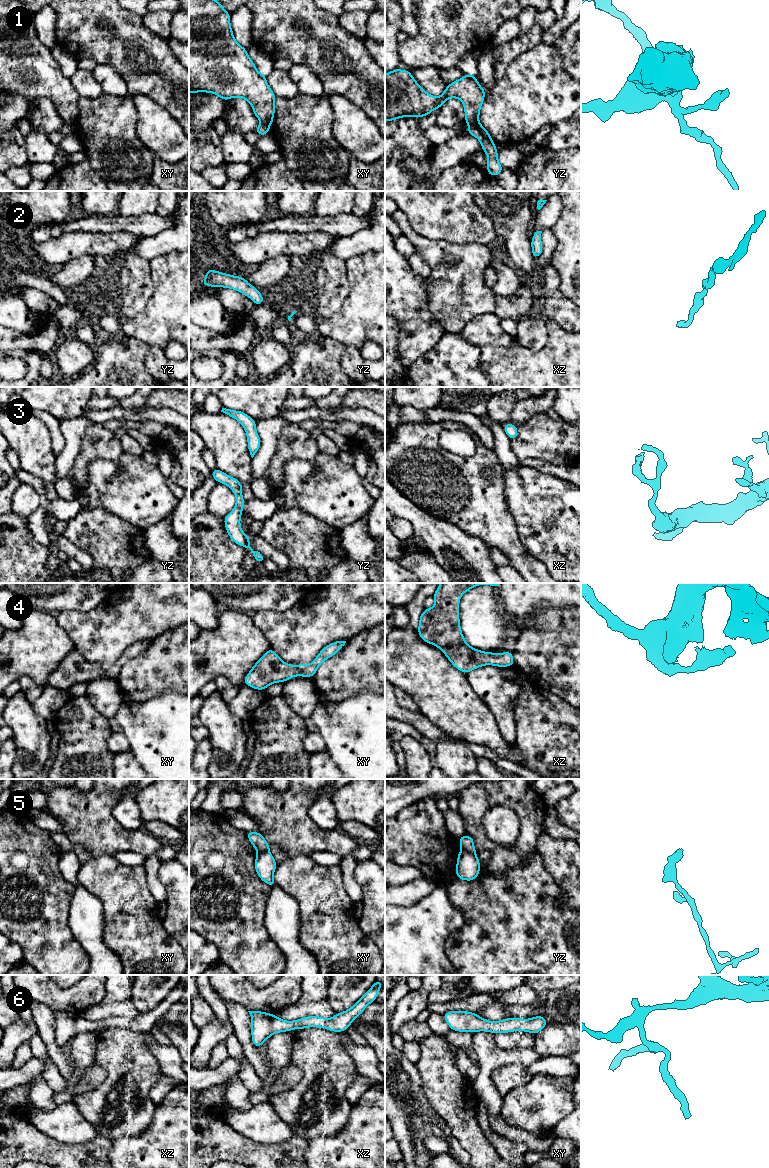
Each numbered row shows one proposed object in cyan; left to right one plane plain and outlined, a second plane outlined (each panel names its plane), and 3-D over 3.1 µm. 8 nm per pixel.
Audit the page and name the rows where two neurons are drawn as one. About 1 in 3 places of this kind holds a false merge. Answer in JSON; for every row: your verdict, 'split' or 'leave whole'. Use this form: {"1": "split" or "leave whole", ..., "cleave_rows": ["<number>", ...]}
{"1": "split", "2": "leave whole", "3": "leave whole", "4": "leave whole", "5": "leave whole", "6": "leave whole", "cleave_rows": ["1"]}

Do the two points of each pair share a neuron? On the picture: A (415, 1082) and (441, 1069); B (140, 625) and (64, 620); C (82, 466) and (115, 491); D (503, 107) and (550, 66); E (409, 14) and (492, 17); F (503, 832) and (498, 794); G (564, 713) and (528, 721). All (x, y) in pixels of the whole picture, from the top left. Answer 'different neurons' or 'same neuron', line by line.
A: different neurons
B: same neuron
C: different neurons
D: same neuron
E: different neurons
F: different neurons
G: same neuron

